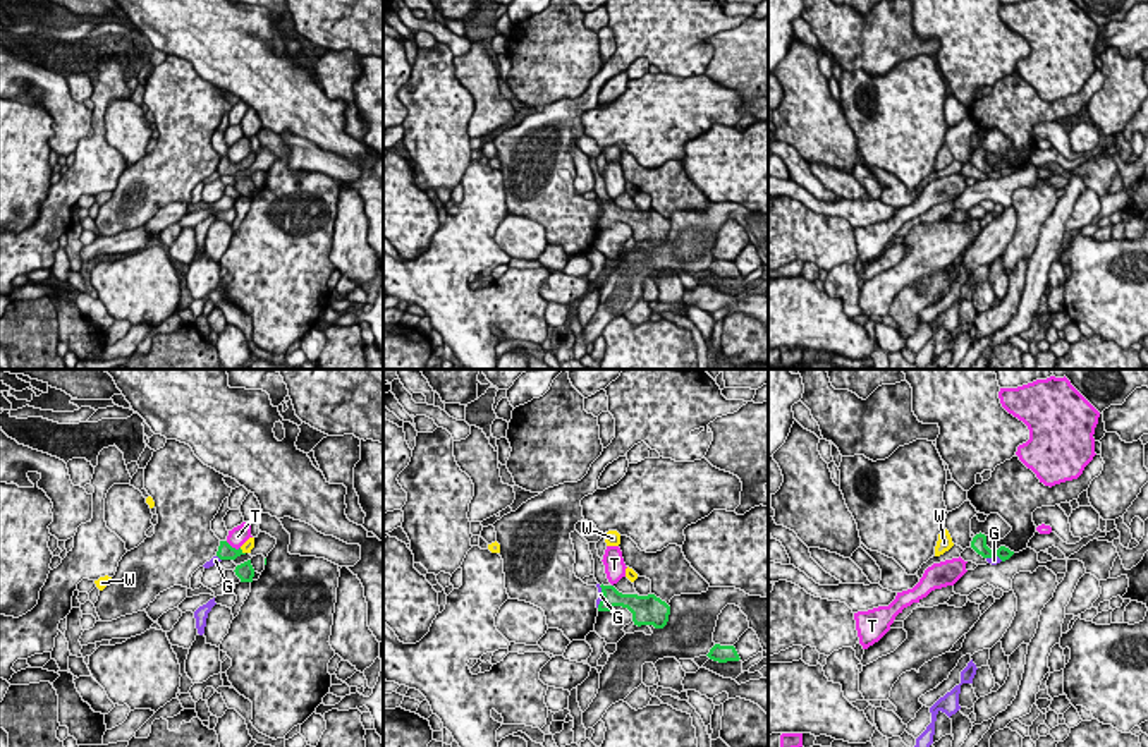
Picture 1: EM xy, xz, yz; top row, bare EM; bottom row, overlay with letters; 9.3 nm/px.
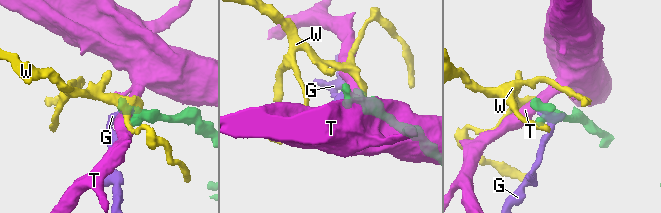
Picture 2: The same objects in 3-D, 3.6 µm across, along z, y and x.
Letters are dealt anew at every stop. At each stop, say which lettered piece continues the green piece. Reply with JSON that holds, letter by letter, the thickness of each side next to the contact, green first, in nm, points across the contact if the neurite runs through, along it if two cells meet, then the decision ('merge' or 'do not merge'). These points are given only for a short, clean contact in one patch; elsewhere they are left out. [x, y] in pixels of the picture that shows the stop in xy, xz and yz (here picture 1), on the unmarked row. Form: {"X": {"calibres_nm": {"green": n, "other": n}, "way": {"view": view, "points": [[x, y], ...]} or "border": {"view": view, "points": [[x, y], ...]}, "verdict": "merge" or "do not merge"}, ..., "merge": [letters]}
{"G": {"calibres_nm": {"green": 160, "other": 60}, "border": {"view": "xz", "points": [[600, 201], [602, 213], [597, 222]]}, "verdict": "do not merge"}, "T": {"calibres_nm": {"green": 160, "other": 180}, "border": {"view": "xy", "points": [[225, 157], [239, 163]]}, "verdict": "do not merge"}, "W": {"calibres_nm": {"green": 160, "other": 100}, "way": {"view": "xy", "points": [[225, 167], [241, 167], [246, 163]]}, "verdict": "merge"}, "merge": ["W"]}

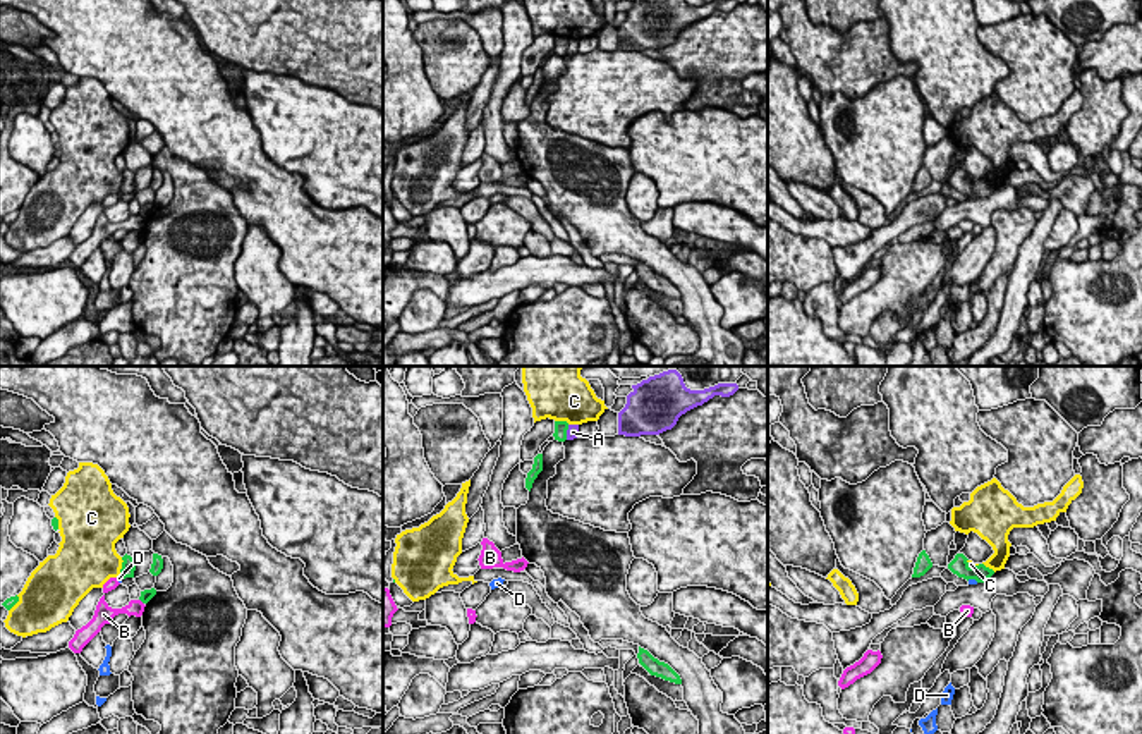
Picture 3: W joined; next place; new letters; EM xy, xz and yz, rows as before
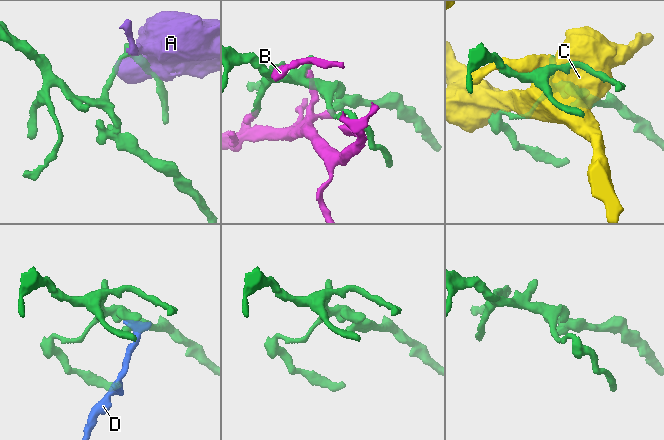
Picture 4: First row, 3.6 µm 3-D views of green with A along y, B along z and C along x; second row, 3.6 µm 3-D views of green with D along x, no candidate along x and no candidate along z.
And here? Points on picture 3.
{"A": {"calibres_nm": {"green": 130, "other": 120}, "border": {"view": "xz", "points": [[569, 40], [565, 54]]}, "verdict": "do not merge"}, "B": {"calibres_nm": {"green": 120, "other": 160}, "verdict": "do not merge"}, "C": {"calibres_nm": {"green": 130, "other": 400}, "verdict": "do not merge"}, "D": {"calibres_nm": {"green": 170, "other": 60}, "border": {"view": "yz", "points": [[967, 195], [977, 196]]}, "verdict": "do not merge"}, "merge": []}

